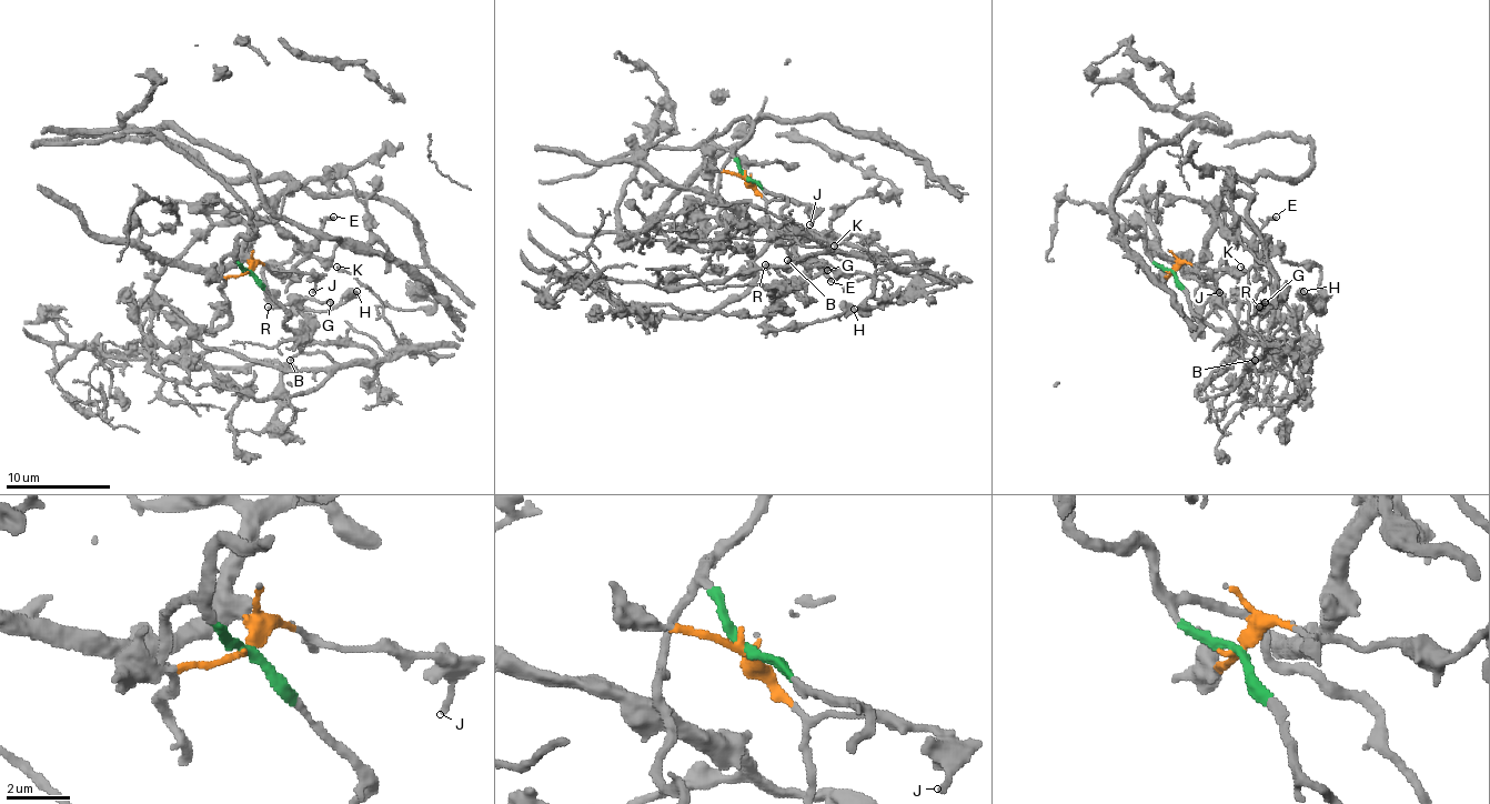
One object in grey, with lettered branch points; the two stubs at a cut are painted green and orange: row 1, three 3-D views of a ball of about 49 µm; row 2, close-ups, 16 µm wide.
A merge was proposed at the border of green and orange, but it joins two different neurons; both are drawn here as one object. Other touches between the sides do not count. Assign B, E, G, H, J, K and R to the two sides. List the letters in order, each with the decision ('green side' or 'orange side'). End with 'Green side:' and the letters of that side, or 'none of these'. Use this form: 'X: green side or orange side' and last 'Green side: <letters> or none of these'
B: green side
E: orange side
G: green side
H: orange side
J: orange side
K: green side
R: green side
Green side: B, G, K, R

